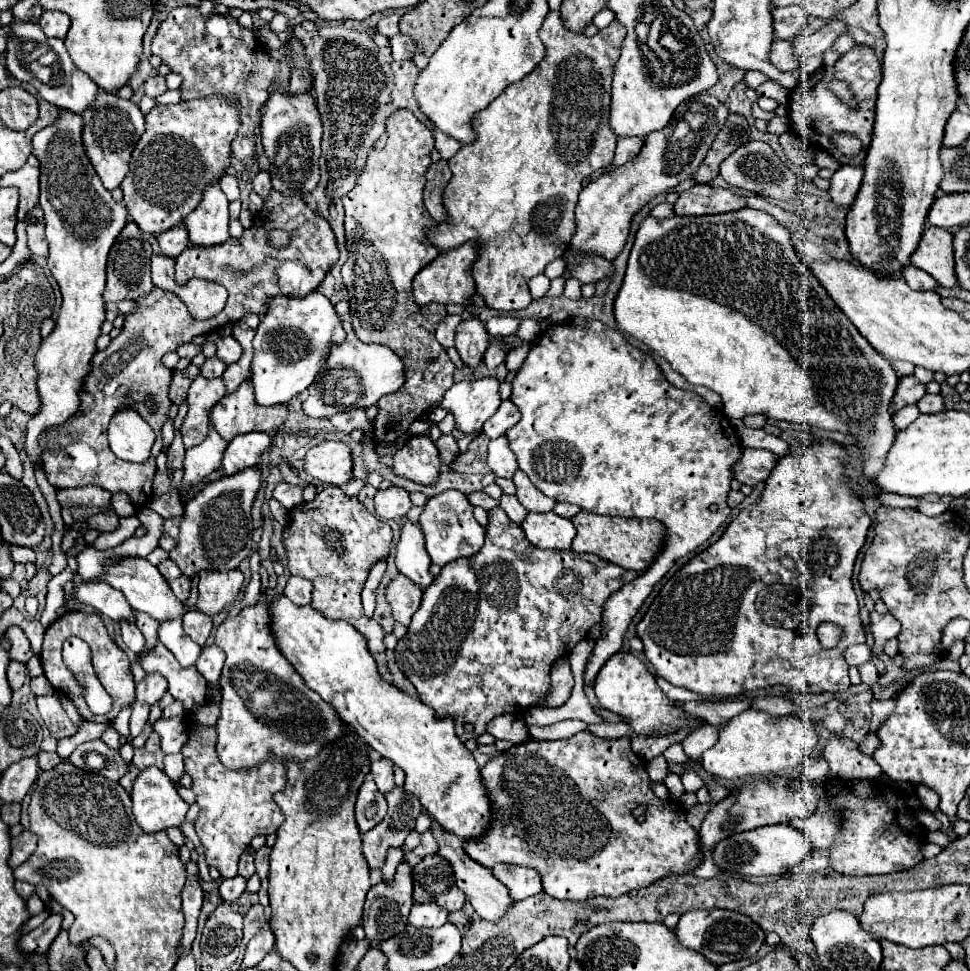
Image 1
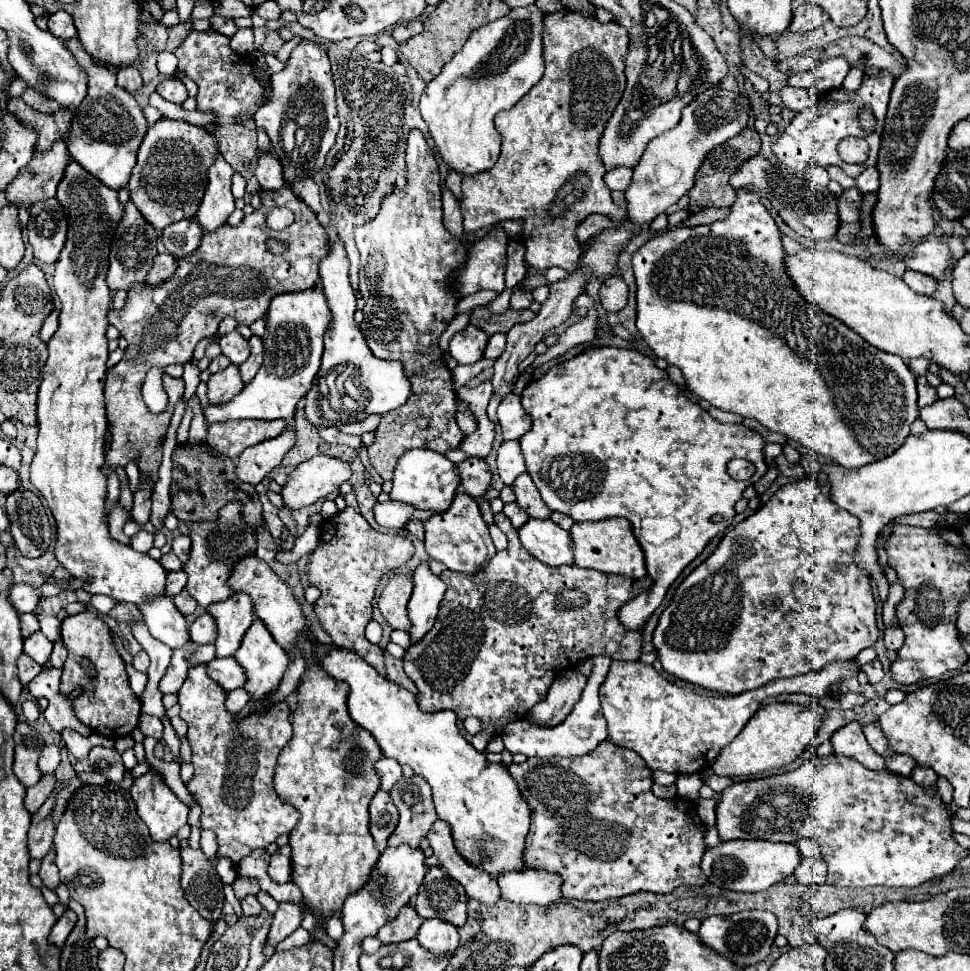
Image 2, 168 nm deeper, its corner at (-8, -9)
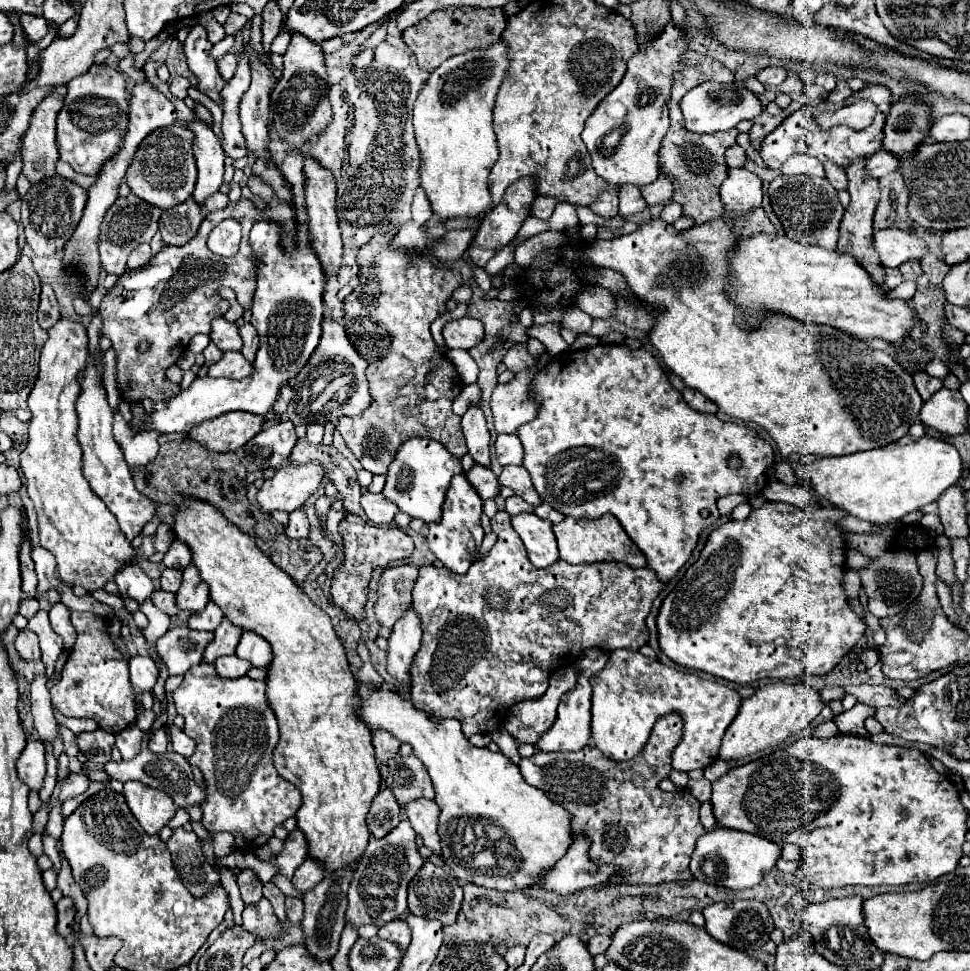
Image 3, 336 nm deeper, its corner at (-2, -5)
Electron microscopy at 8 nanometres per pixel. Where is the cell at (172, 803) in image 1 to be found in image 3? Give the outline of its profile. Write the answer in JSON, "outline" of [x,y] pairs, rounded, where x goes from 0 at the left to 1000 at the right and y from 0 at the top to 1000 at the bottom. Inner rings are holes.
{"outline":[[[141,804],[129,806],[127,819],[135,837],[154,860],[162,860],[182,835],[182,829],[176,825],[176,821],[172,821],[172,817],[156,813]]]}

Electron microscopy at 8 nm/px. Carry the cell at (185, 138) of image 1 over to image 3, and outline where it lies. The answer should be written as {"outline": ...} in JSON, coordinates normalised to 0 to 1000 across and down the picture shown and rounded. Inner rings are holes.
{"outline":[[[185,127],[176,129],[176,133],[162,133],[160,137],[156,137],[156,141],[152,141],[147,149],[143,149],[143,158],[139,158],[129,180],[135,199],[164,215],[174,215],[197,203],[203,186],[203,172],[197,149],[199,137]]]}

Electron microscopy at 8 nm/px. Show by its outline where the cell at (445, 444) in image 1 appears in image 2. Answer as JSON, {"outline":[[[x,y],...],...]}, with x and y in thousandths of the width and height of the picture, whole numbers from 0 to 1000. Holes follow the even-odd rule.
{"outline":[[[481,471],[479,475],[471,477],[471,485],[475,491],[475,499],[486,512],[496,512],[504,497],[506,497],[506,485],[494,471]]]}

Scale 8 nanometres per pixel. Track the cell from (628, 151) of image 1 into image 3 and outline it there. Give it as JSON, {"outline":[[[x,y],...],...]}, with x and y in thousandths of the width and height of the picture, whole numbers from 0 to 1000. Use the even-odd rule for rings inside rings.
{"outline":[[[642,191],[642,195],[638,197],[638,219],[640,223],[651,223],[655,219],[661,219],[667,213],[661,195],[655,191]]]}

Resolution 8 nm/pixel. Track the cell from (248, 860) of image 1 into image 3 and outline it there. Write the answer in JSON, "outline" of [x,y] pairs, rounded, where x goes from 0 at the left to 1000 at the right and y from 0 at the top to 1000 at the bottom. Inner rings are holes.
{"outline":[[[251,895],[244,901],[244,911],[248,916],[248,924],[251,924],[253,932],[263,932],[269,926],[271,909],[267,907],[267,903],[259,895]]]}

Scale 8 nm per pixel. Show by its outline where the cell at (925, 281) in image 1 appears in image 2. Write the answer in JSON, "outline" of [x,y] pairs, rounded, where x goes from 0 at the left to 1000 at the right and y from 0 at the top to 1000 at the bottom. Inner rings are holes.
{"outline":[[[933,279],[931,281],[931,289],[945,302],[949,304],[962,304],[966,300],[966,289],[962,285],[956,285],[952,281],[945,281],[945,279]]]}

